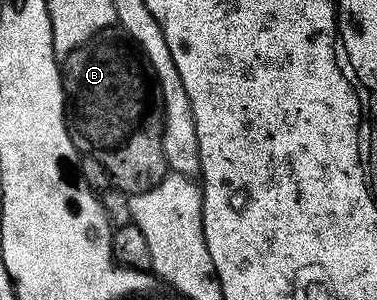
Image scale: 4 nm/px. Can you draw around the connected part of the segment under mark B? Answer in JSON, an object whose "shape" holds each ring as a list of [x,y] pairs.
{"shape":[[[117,25],[105,27],[103,31],[91,37],[87,43],[81,43],[75,51],[71,51],[69,55],[65,56],[60,70],[62,72],[62,91],[66,95],[66,128],[76,150],[83,156],[91,155],[110,174],[110,179],[114,182],[111,184],[127,196],[138,195],[140,192],[156,186],[168,174],[166,158],[164,157],[164,145],[162,144],[162,116],[164,112],[162,109],[162,94],[158,91],[158,78],[154,76],[154,70],[150,67],[150,62],[146,59],[141,47],[121,27]]]}

